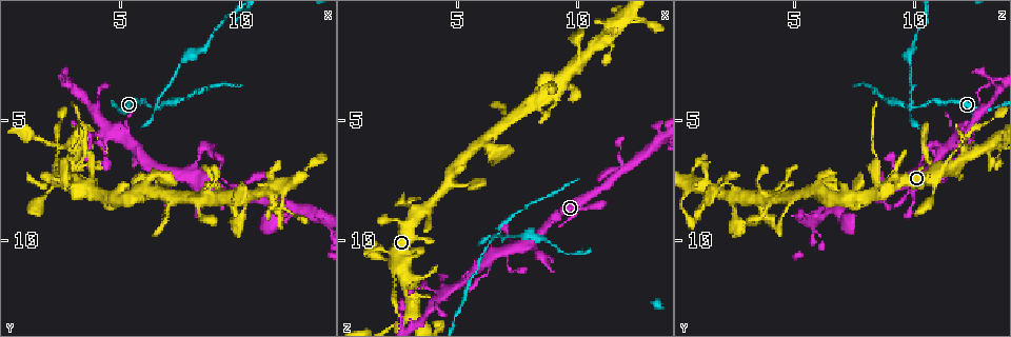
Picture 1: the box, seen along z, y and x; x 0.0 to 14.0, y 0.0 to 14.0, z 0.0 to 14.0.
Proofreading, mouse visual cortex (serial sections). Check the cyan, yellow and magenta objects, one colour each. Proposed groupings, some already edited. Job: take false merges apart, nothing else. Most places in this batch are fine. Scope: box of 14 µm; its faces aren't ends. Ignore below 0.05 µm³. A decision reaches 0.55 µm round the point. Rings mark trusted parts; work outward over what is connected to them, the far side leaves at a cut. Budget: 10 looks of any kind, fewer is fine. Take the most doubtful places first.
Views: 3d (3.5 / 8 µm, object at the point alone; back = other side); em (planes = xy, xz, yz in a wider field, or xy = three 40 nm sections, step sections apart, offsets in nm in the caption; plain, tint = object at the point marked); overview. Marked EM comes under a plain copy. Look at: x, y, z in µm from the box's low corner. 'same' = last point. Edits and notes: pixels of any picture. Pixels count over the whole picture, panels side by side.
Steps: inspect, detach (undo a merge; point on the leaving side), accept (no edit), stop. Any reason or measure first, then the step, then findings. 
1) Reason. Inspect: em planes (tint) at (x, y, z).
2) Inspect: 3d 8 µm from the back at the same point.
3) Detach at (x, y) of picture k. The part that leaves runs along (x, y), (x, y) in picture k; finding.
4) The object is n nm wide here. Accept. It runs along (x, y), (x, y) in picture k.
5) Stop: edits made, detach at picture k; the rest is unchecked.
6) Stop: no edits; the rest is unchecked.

Three arms meet. Inspect: 3d 8 µm at (6.4, 4.4, 9.9).

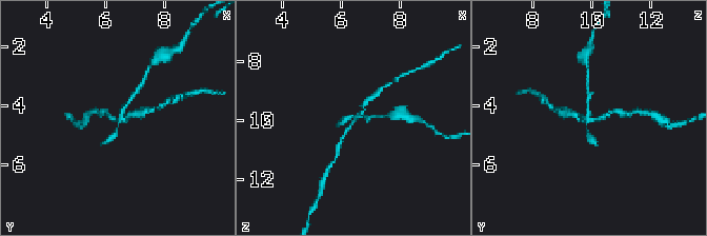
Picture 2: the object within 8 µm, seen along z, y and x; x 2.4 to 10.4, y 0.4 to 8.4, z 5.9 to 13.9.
Inspect: 3d 3.5 µm at (6.6, 4.5, 9.8).

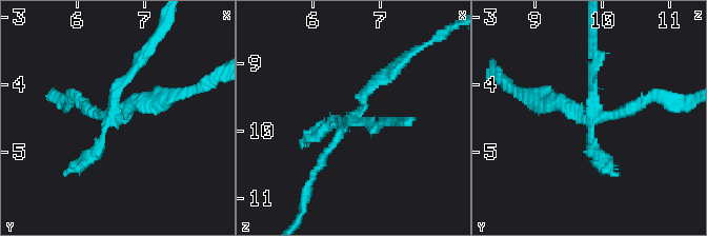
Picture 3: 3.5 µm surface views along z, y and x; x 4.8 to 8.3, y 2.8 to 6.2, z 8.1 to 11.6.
Need the tissue. Inspect: em xy step 5 (tint) at (6.50, 4.45, 9.90).

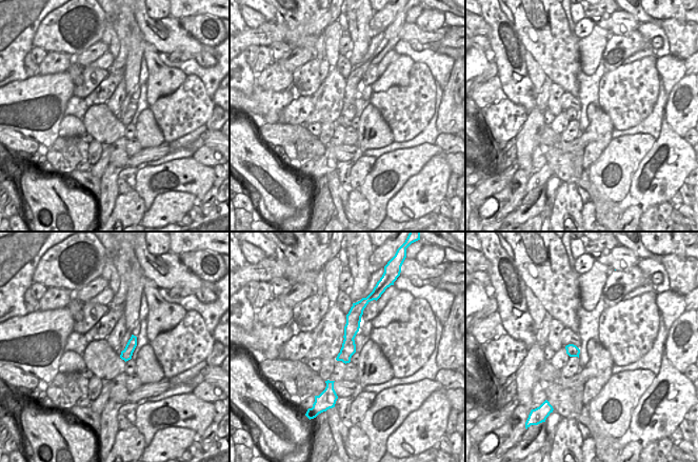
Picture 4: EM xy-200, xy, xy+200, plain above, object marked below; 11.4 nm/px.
Detach at (95, 157) of picture 3. A border runs along (344, 338), (353, 340) in picture 4; two cells meet here.

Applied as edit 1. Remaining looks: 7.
Sudden change in width. Inspect: 3d 3.5 µm at (8.0, 7.5, 10.2).

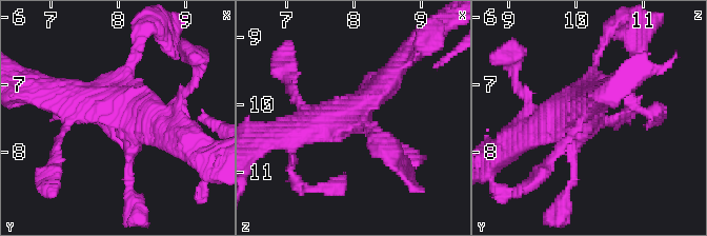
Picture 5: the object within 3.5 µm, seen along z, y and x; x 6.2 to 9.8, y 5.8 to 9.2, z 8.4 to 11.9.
Now the EM. Inspect: em xy step 2 (tint) at (8.00, 7.45, 10.15).

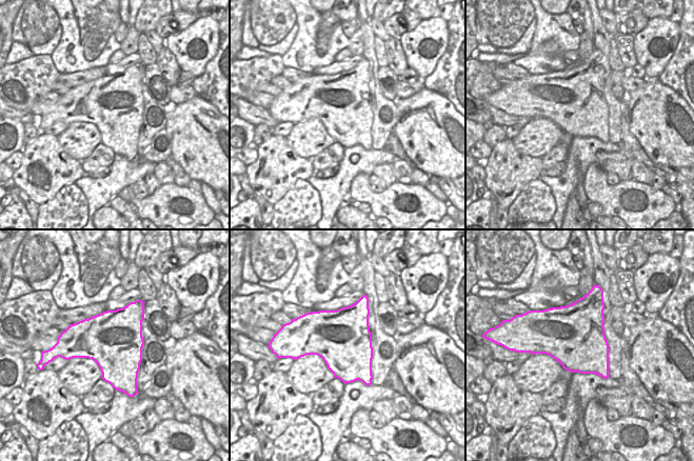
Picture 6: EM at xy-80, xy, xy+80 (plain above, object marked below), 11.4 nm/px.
The object is 650 nm wide here. Accept. It runs along (404, 59), (349, 116), (295, 130) in picture 5; continuous, no second cell.

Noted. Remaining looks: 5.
A fork. Inspect: 3d 3.5 µm at (2.4, 7.0, 11.2).

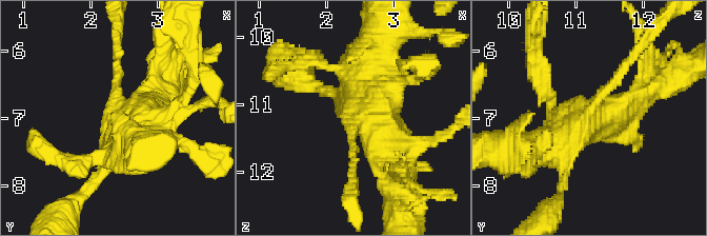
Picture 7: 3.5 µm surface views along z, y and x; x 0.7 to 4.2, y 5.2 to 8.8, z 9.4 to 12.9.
Inspect: em xy step 3 (tint) at (2.50, 6.90, 11.25).

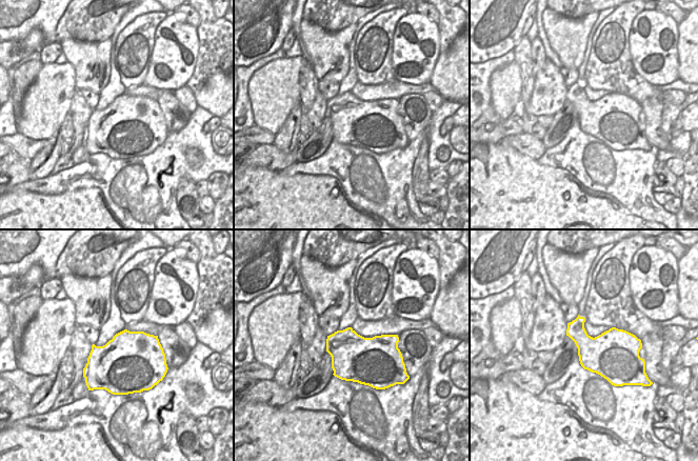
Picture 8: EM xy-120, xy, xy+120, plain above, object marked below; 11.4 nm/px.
Inspect: em planes (tint) at the same point.

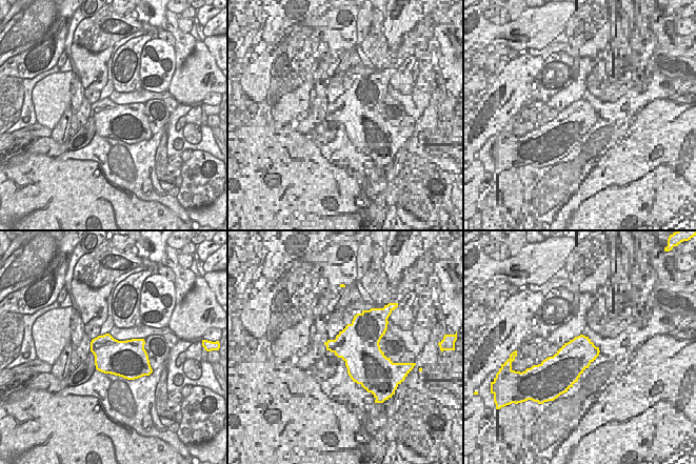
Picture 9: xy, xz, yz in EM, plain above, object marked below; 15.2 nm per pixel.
Accept. It runs along (561, 139), (673, 78) in picture 7; all the same cell.

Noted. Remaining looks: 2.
Three-way junction. Inspect: 3d 3.5 µm at (4.7, 5.6, 12.0).

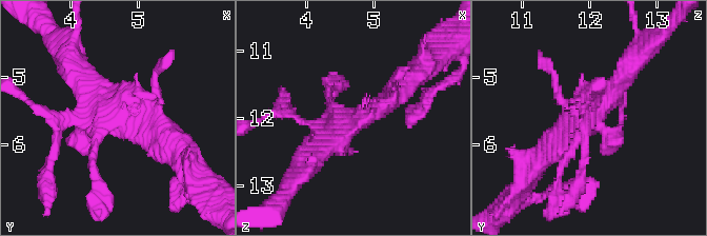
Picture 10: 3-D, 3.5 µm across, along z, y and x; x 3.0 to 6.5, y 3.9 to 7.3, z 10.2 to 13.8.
Now the EM. Inspect: em planes (tint) at (4.70, 5.55, 12.05).

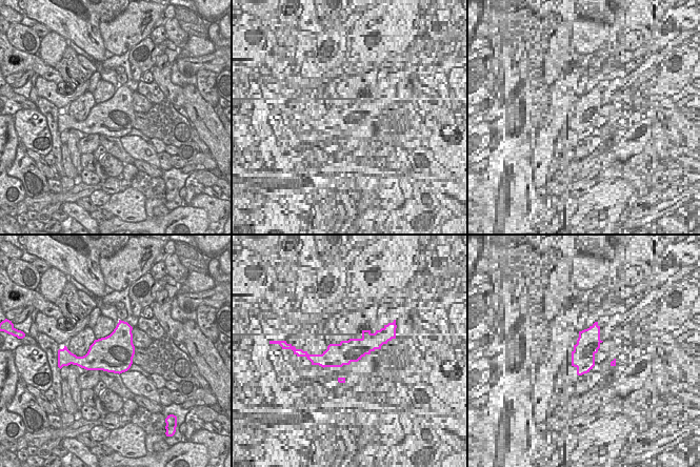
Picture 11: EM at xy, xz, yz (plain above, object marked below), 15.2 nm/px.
Accept. It runs along (170, 143), (74, 72) in picture 10; one cell here.

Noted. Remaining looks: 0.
Stop: edits made, detach at picture 3; the rest is unchecked.

